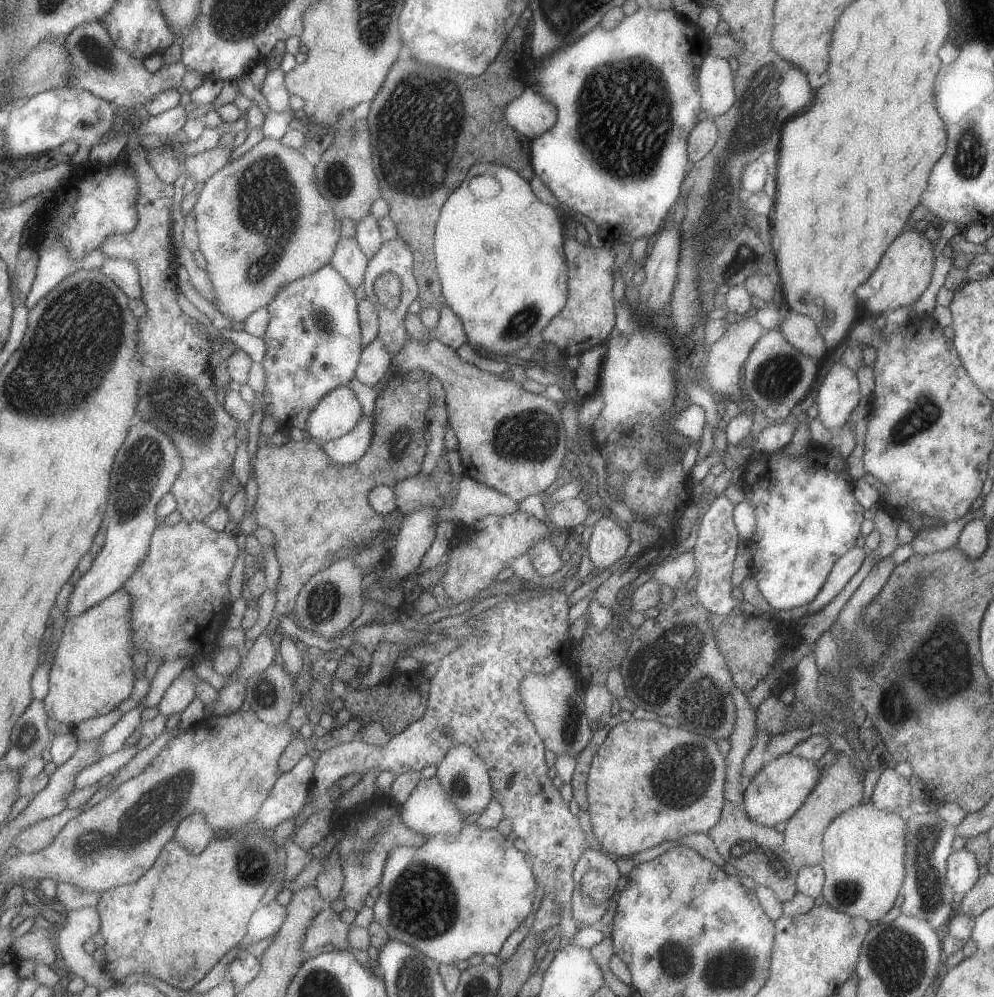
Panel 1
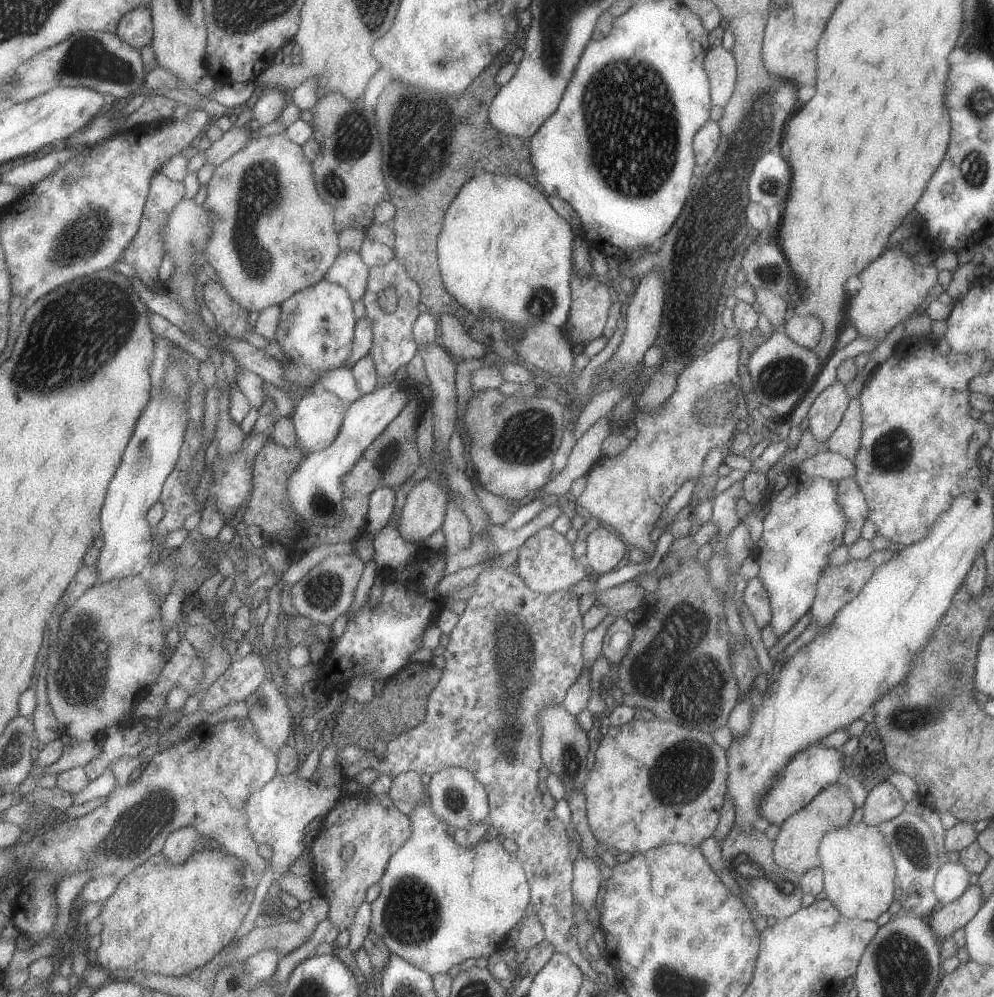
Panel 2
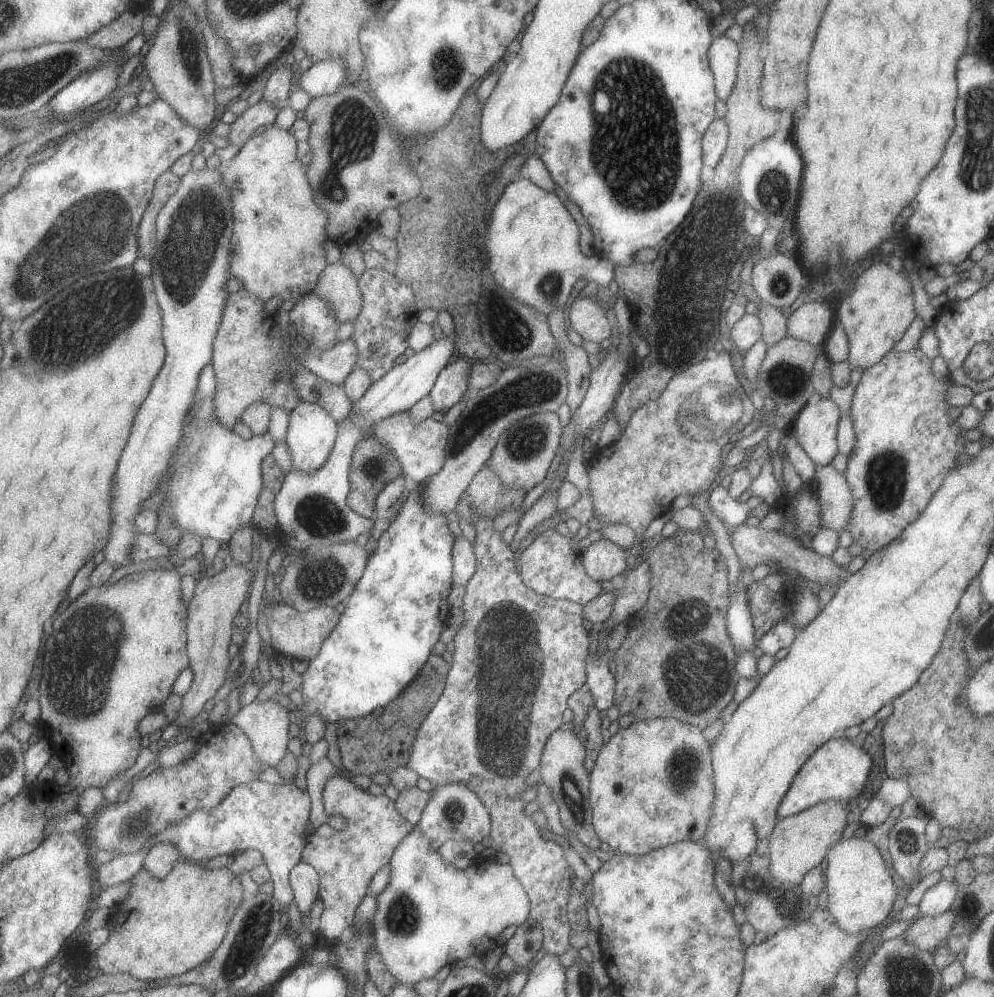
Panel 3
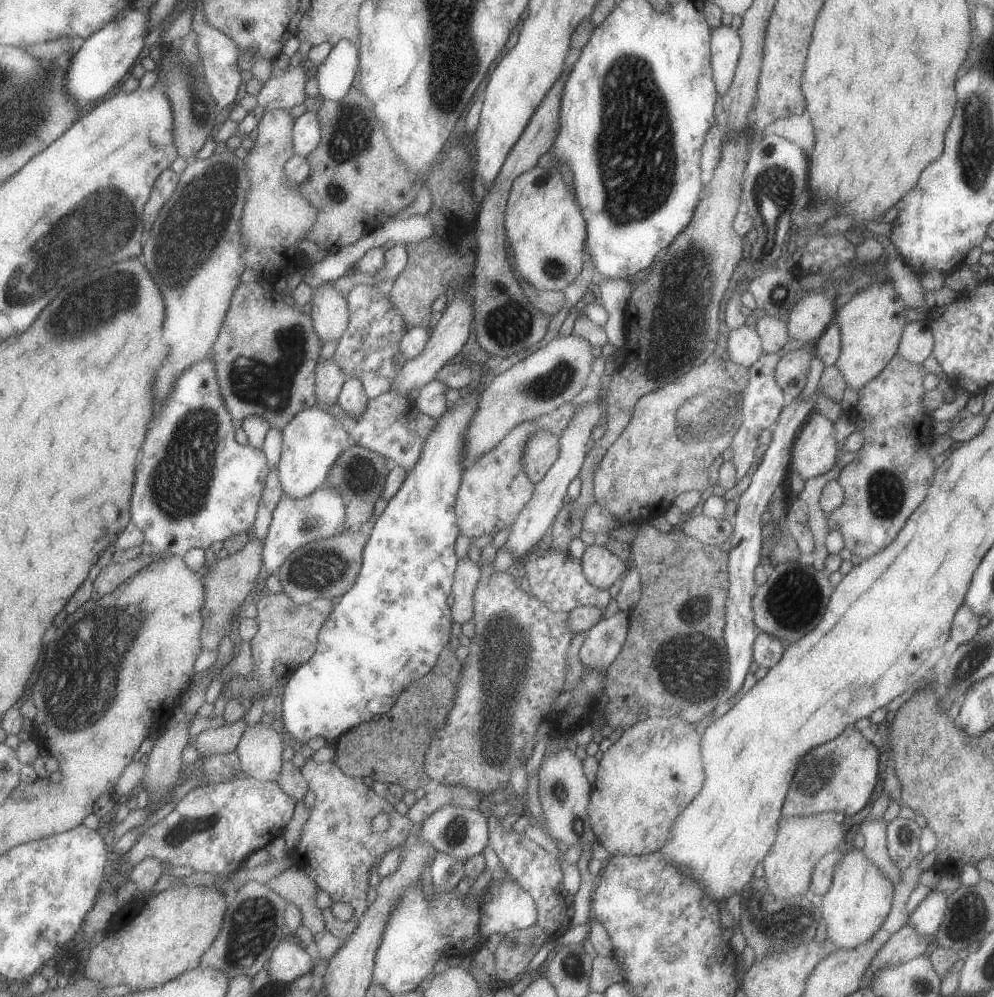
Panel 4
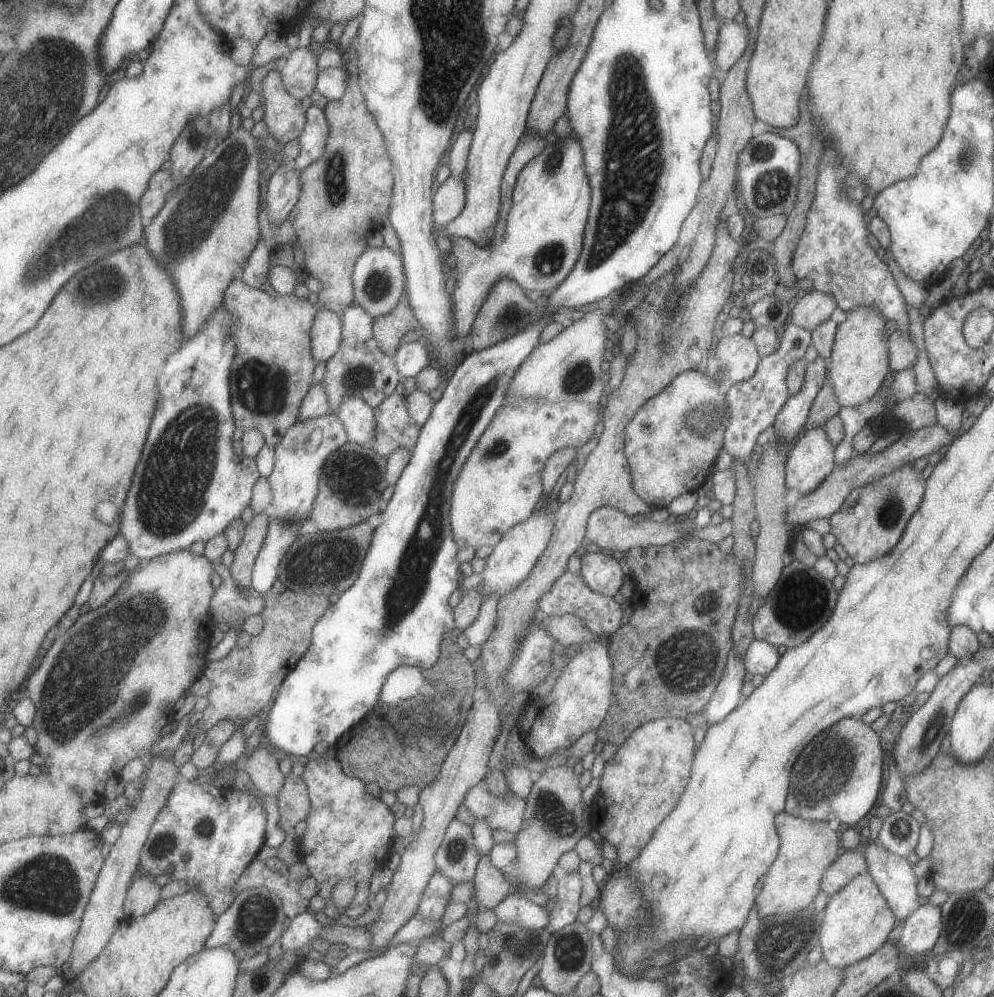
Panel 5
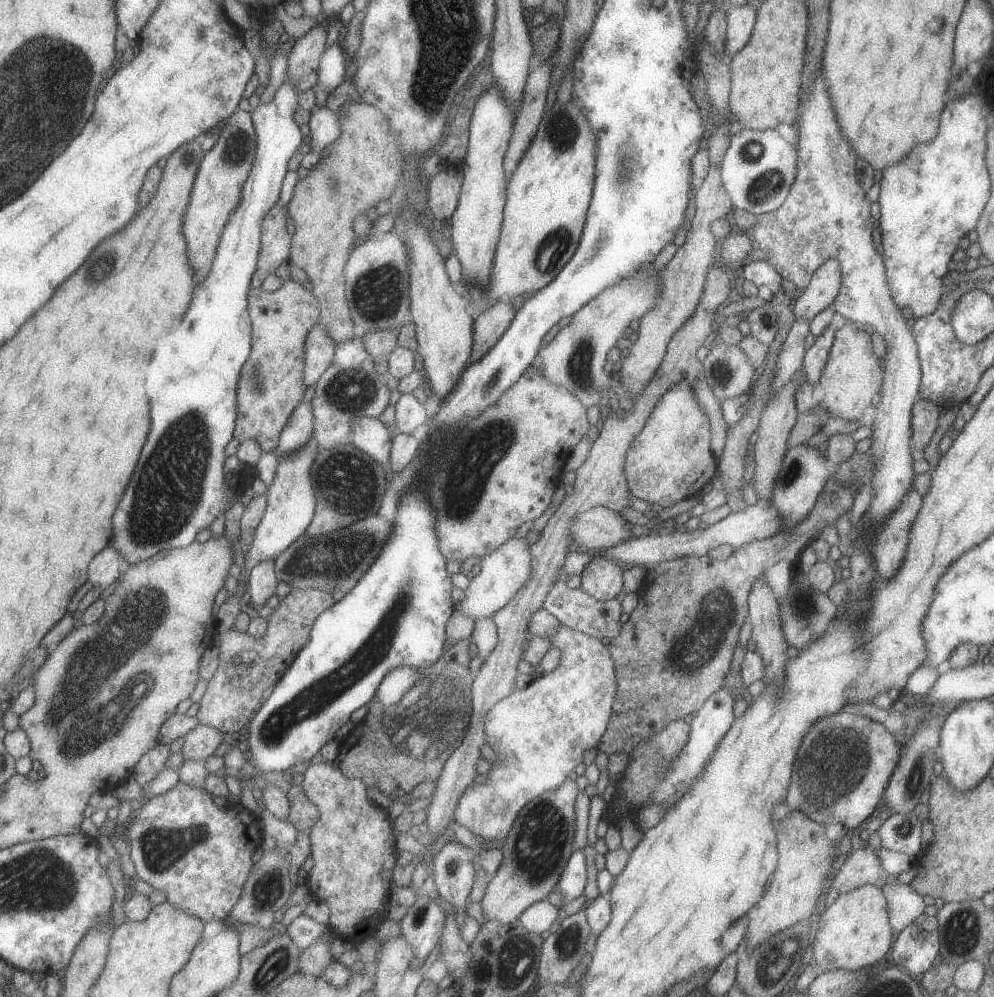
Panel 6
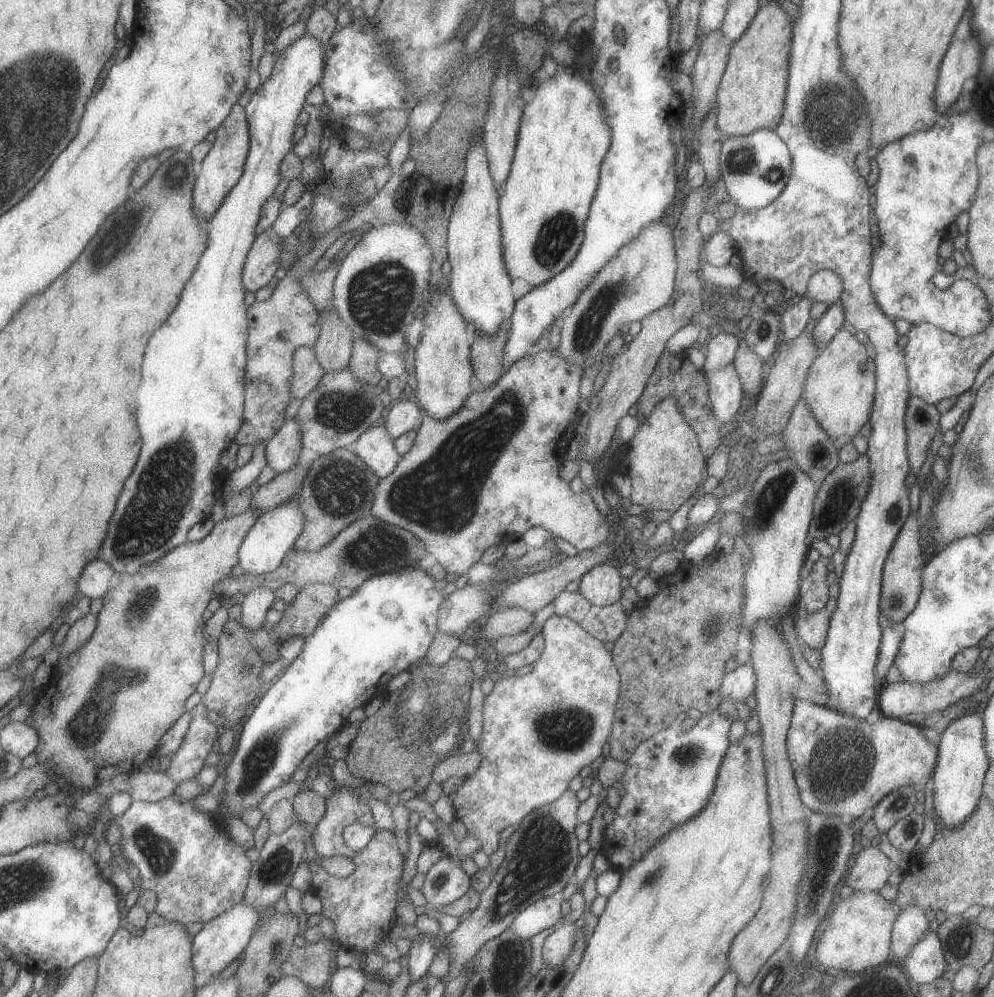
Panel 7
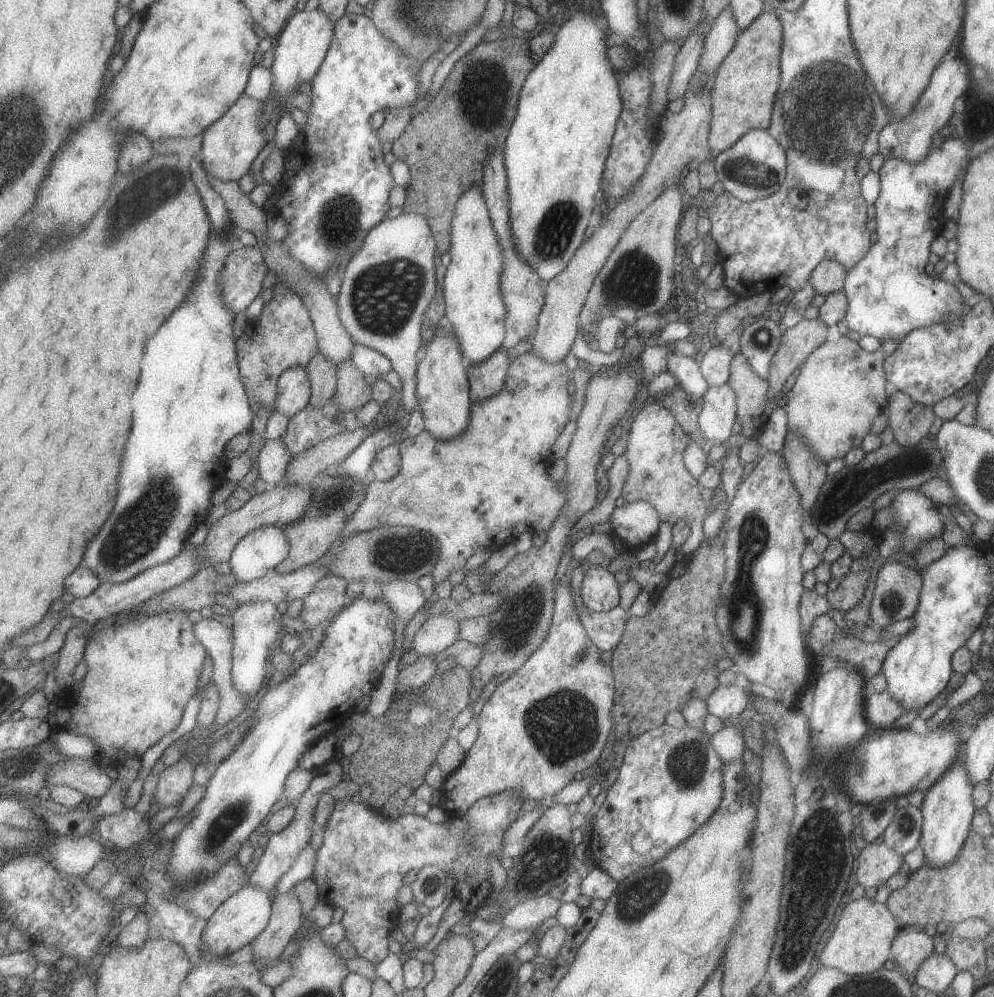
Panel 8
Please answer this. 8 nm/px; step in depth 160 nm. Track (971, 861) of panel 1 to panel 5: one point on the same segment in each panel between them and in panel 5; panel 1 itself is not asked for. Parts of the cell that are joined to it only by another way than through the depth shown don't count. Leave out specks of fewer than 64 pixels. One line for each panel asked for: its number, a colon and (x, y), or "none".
2: (951, 882)
3: (937, 899)
4: (928, 915)
5: (921, 930)

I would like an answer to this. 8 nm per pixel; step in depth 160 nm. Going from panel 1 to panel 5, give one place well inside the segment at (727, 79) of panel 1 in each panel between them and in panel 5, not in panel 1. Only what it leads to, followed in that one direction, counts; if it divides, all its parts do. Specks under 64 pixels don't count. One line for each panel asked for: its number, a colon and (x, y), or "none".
2: (720, 64)
3: (724, 54)
4: (725, 41)
5: (733, 38)

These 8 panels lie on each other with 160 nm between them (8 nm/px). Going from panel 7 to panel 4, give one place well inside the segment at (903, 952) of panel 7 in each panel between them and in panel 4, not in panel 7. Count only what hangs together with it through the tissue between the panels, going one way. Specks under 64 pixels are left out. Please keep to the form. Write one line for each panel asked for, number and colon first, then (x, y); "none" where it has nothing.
4: (874, 830)
5: (893, 874)
6: (905, 905)

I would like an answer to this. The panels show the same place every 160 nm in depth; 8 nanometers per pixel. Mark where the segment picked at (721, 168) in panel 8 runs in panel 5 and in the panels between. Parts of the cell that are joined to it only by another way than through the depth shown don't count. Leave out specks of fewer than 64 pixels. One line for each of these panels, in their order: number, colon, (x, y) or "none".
5: (767, 169)
6: (758, 169)
7: (755, 168)

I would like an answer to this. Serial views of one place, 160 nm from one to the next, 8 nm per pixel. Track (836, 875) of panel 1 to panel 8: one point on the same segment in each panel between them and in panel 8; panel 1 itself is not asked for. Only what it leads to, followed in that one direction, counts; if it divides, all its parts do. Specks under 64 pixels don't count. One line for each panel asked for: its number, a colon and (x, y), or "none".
2: (860, 876)
3: (862, 894)
4: (860, 897)
5: (857, 919)
6: (855, 932)
7: (858, 938)
8: (861, 944)

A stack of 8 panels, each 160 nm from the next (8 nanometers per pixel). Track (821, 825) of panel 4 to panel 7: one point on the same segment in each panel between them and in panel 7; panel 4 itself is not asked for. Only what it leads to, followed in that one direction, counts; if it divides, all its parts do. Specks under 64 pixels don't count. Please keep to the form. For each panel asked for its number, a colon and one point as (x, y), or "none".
5: (809, 847)
6: (806, 854)
7: (777, 678)

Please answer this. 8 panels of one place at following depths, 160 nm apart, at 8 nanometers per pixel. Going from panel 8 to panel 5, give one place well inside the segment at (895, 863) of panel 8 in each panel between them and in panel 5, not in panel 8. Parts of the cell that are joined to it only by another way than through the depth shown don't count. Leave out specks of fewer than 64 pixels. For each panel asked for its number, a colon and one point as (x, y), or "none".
5: (851, 863)
6: (862, 867)
7: (871, 869)

